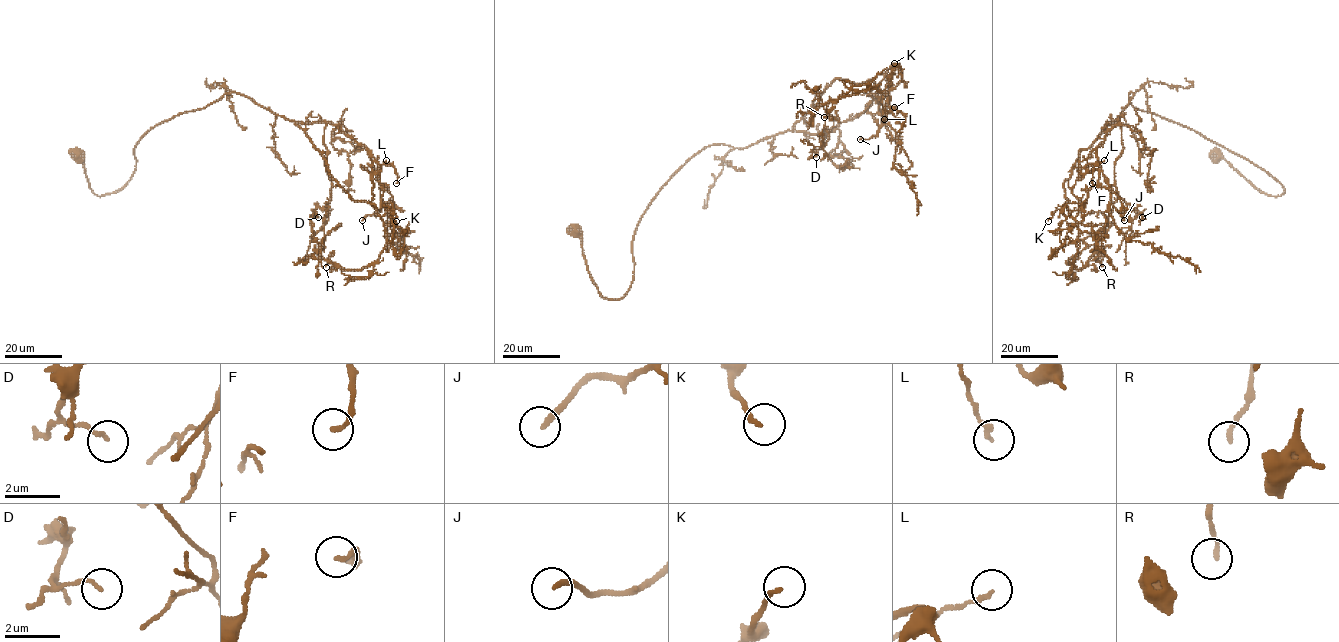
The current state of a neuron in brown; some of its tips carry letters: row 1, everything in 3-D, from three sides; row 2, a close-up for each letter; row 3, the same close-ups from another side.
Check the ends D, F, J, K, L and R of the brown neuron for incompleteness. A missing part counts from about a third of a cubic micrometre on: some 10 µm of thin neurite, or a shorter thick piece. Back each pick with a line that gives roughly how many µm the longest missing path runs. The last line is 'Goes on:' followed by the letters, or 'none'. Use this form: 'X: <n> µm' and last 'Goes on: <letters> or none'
J: 40 µm
Goes on: J

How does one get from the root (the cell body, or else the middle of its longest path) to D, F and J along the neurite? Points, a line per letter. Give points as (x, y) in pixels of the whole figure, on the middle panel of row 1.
D: (574, 230), (598, 292), (621, 299), (639, 220), (693, 156), (829, 129), (816, 157)
F: (574, 230), (598, 292), (621, 299), (639, 220), (701, 150), (829, 133), (876, 95), (894, 107)
J: (574, 230), (598, 292), (621, 299), (639, 220), (701, 150), (829, 133), (867, 111), (880, 127), (860, 139)

